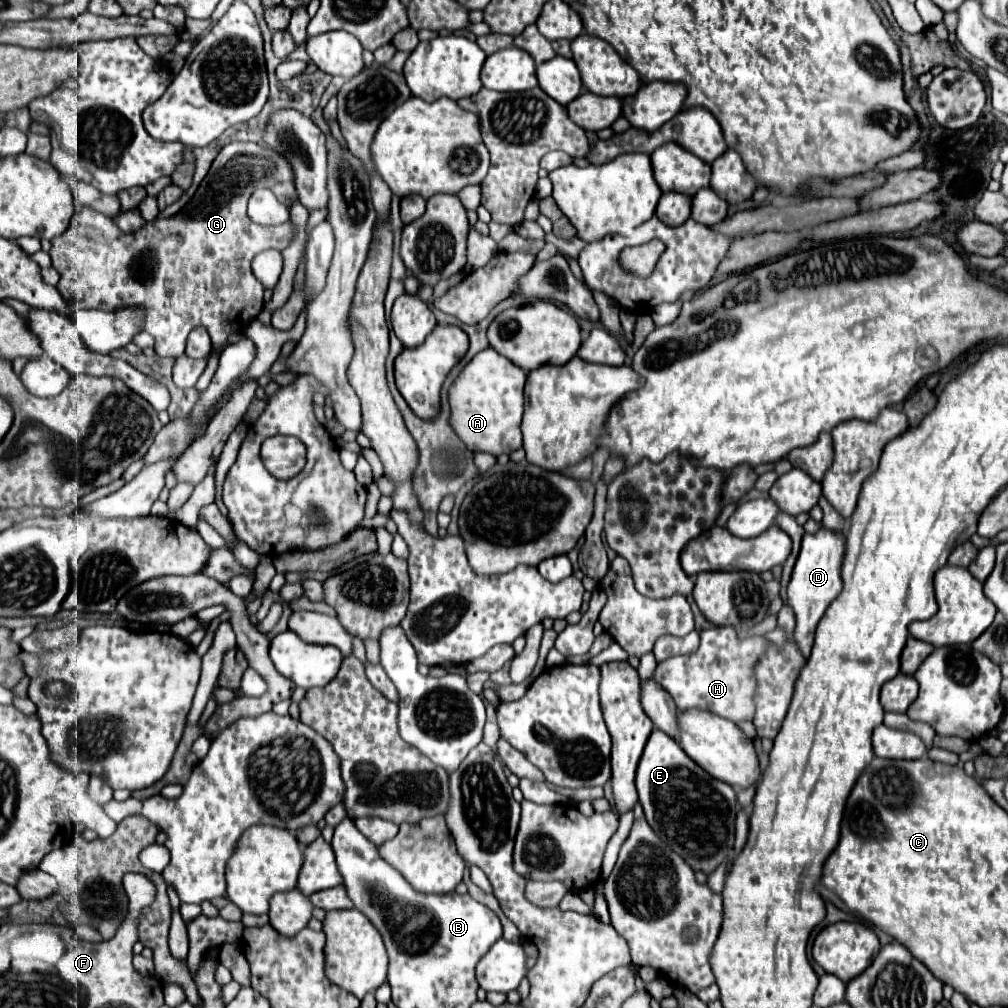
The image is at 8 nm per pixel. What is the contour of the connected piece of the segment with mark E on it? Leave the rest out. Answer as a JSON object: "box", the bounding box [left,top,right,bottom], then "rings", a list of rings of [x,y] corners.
{"box":[636,729,736,875],"rings":[[[654,729],[636,771],[636,789],[654,833],[694,869],[710,875],[732,851],[736,821],[736,791],[710,777],[664,731]]]}

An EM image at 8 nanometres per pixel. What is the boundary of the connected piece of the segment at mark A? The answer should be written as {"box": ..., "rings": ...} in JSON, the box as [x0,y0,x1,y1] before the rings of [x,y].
{"box":[450,347,526,455],"rings":[[[492,347],[474,355],[474,359],[462,369],[450,387],[450,423],[470,451],[502,455],[522,447],[520,421],[524,411],[524,383],[526,371],[496,353]]]}

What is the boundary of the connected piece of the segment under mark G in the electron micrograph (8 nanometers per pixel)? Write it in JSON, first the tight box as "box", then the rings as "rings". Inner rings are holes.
{"box":[50,141,296,387],"rings":[[[234,141],[220,149],[190,203],[168,219],[158,217],[150,223],[144,223],[144,227],[138,231],[126,233],[110,217],[104,217],[88,205],[80,205],[70,221],[68,231],[52,239],[50,257],[54,269],[60,273],[60,281],[56,285],[60,295],[76,309],[94,307],[102,311],[120,311],[126,307],[142,307],[142,331],[154,337],[154,351],[160,357],[178,357],[174,365],[176,387],[194,387],[206,367],[206,359],[196,361],[182,357],[190,331],[204,327],[208,335],[216,339],[216,343],[224,343],[232,331],[244,331],[250,323],[248,315],[258,315],[264,307],[264,287],[252,275],[250,261],[264,249],[288,247],[294,235],[290,221],[284,225],[256,225],[254,221],[248,221],[246,205],[252,191],[258,187],[270,187],[282,201],[286,201],[286,205],[290,205],[292,197],[296,197],[296,189],[292,185],[292,169],[280,155],[272,153],[272,149],[268,149],[264,143]]]}

